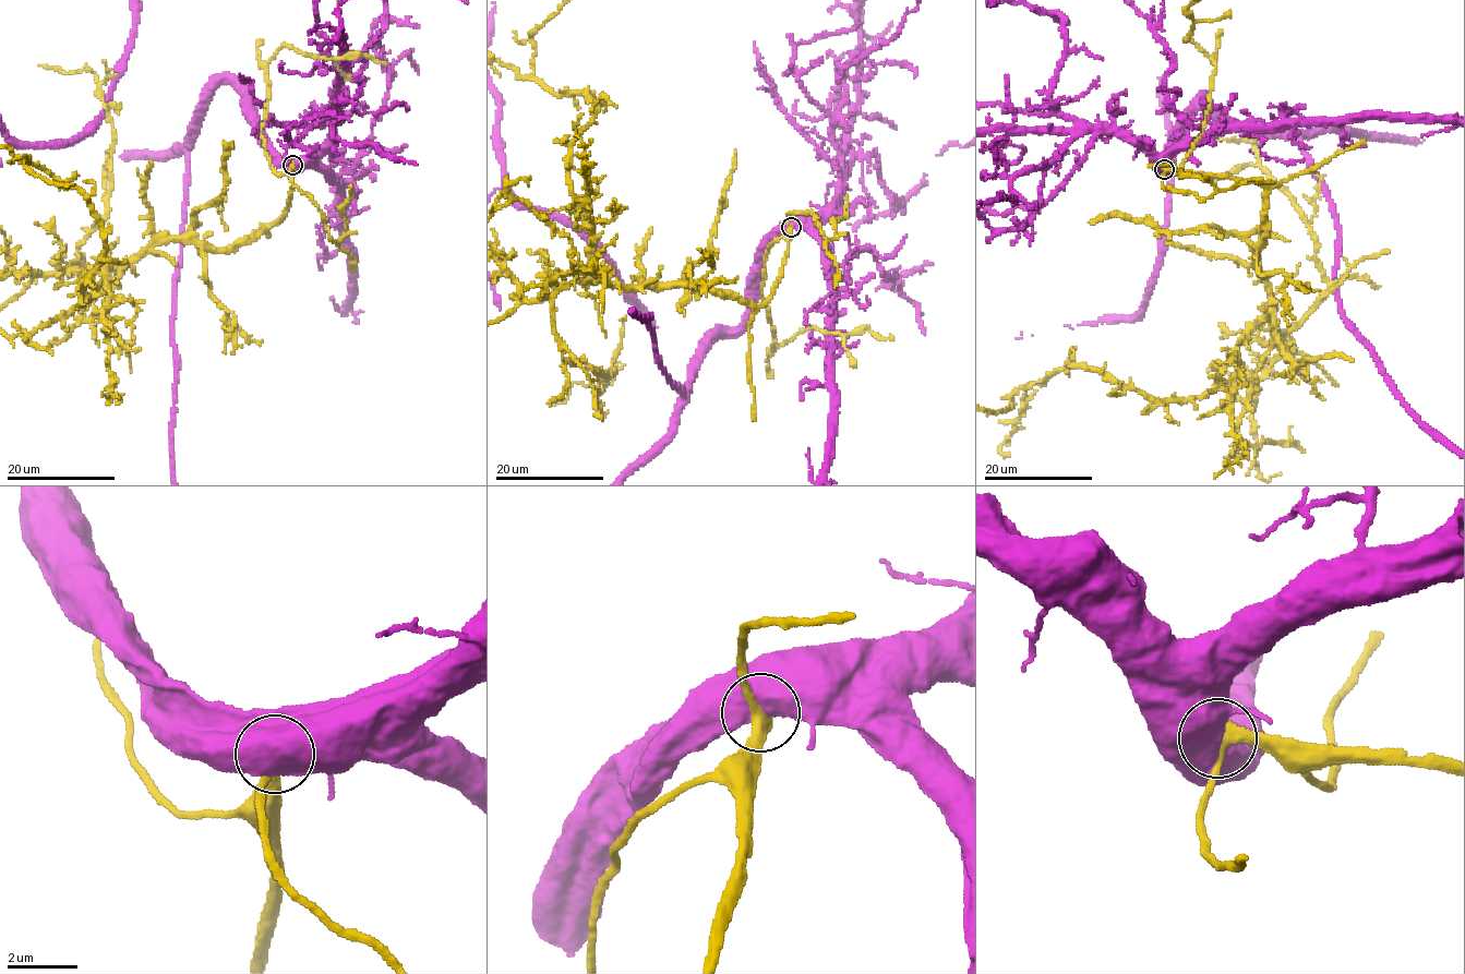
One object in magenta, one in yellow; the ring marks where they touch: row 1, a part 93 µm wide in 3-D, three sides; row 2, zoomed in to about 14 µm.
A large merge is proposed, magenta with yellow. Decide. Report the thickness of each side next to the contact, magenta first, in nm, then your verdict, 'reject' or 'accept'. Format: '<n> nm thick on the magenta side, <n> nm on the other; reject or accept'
850 nm thick on the magenta side, 340 nm on the other; reject

